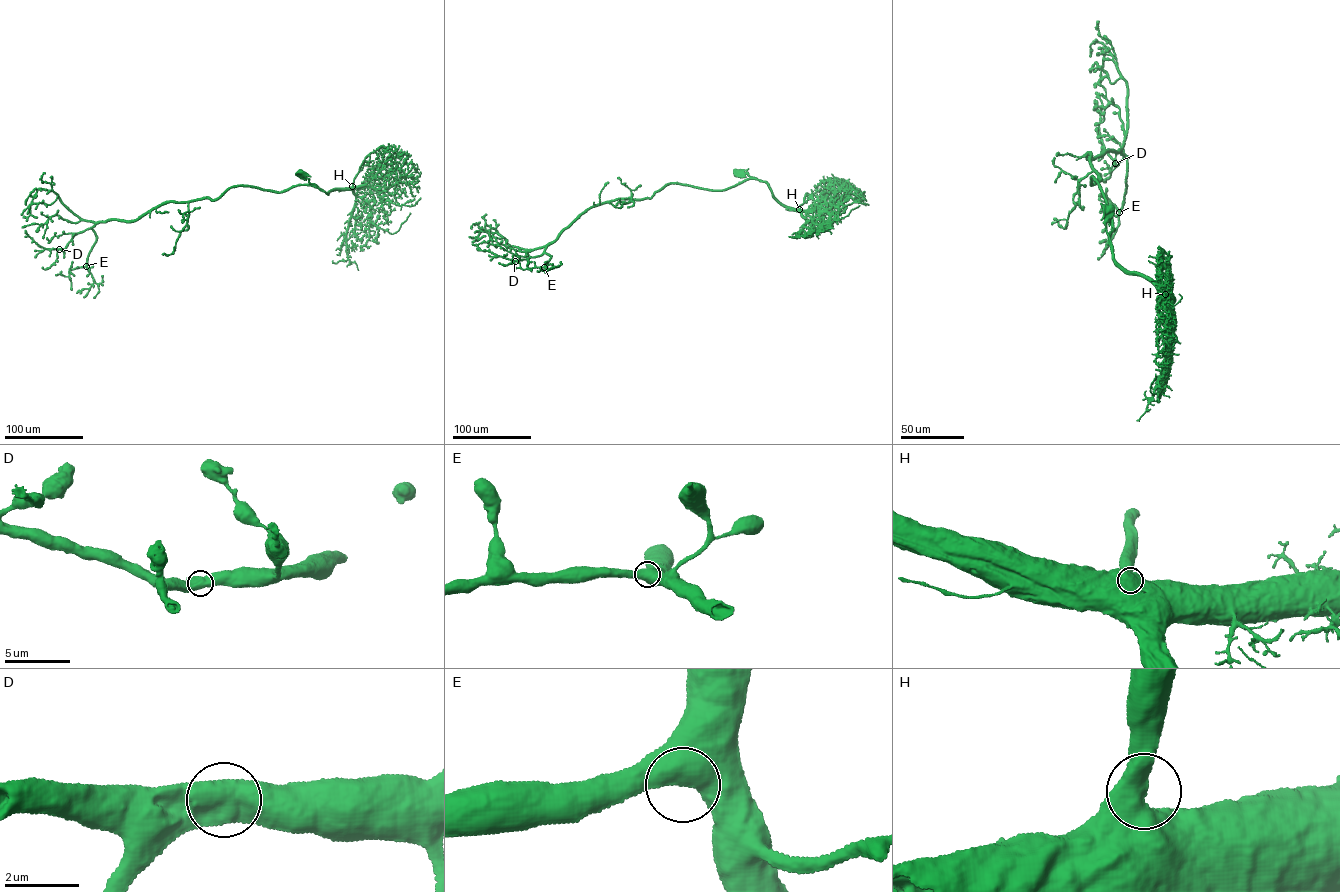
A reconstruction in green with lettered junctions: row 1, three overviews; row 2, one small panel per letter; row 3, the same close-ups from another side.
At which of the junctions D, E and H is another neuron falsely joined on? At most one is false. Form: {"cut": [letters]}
{"cut": []}

